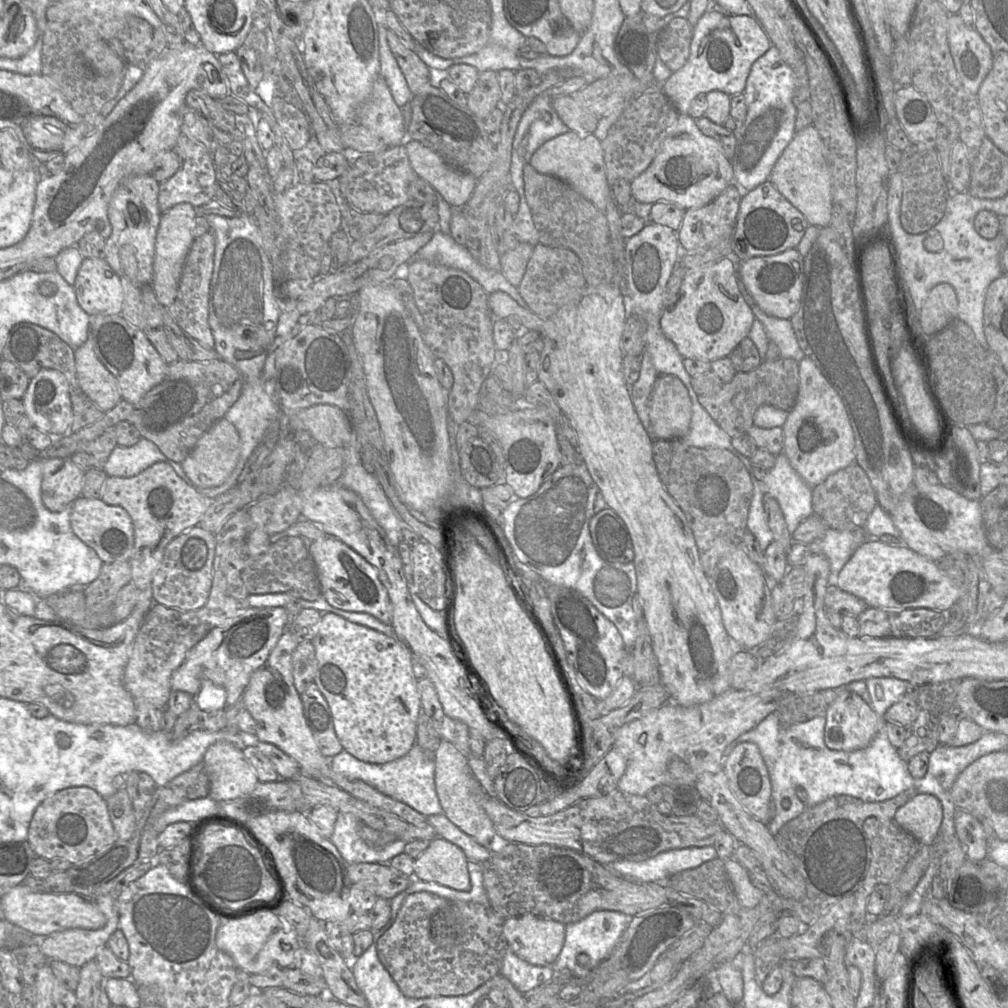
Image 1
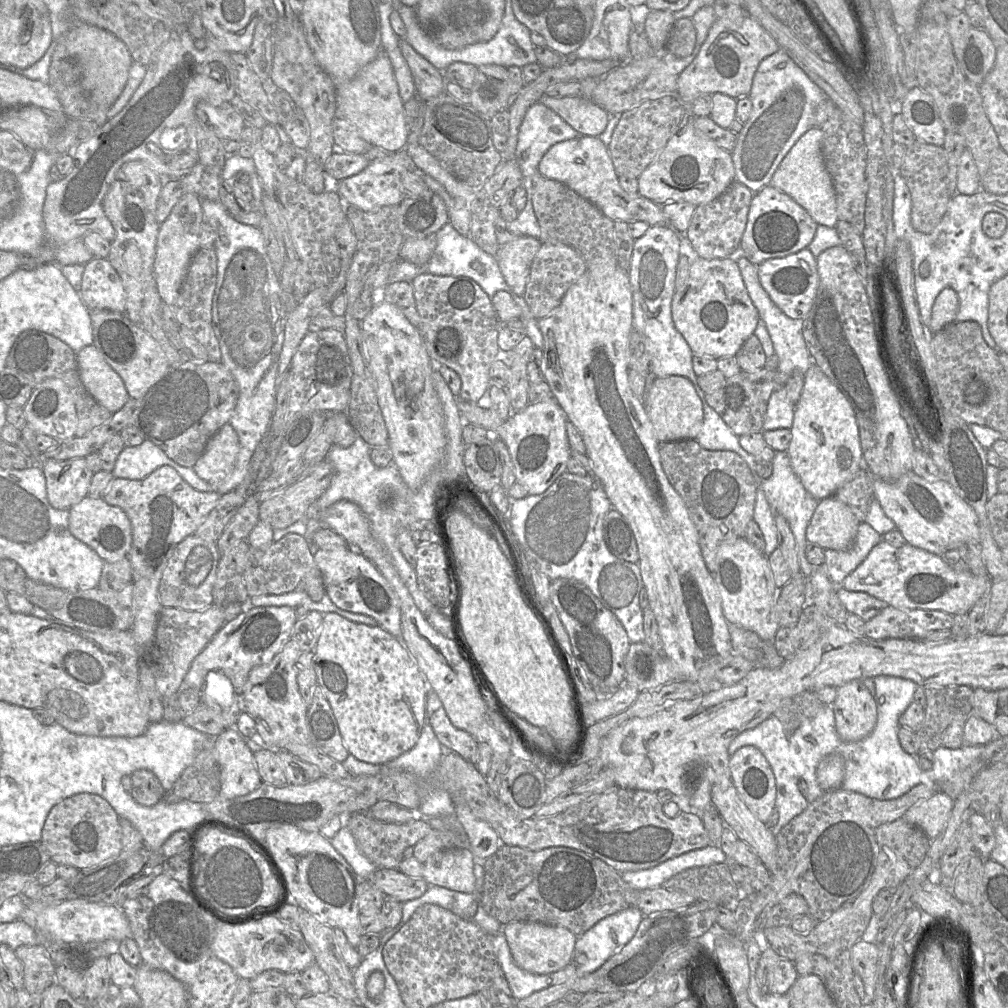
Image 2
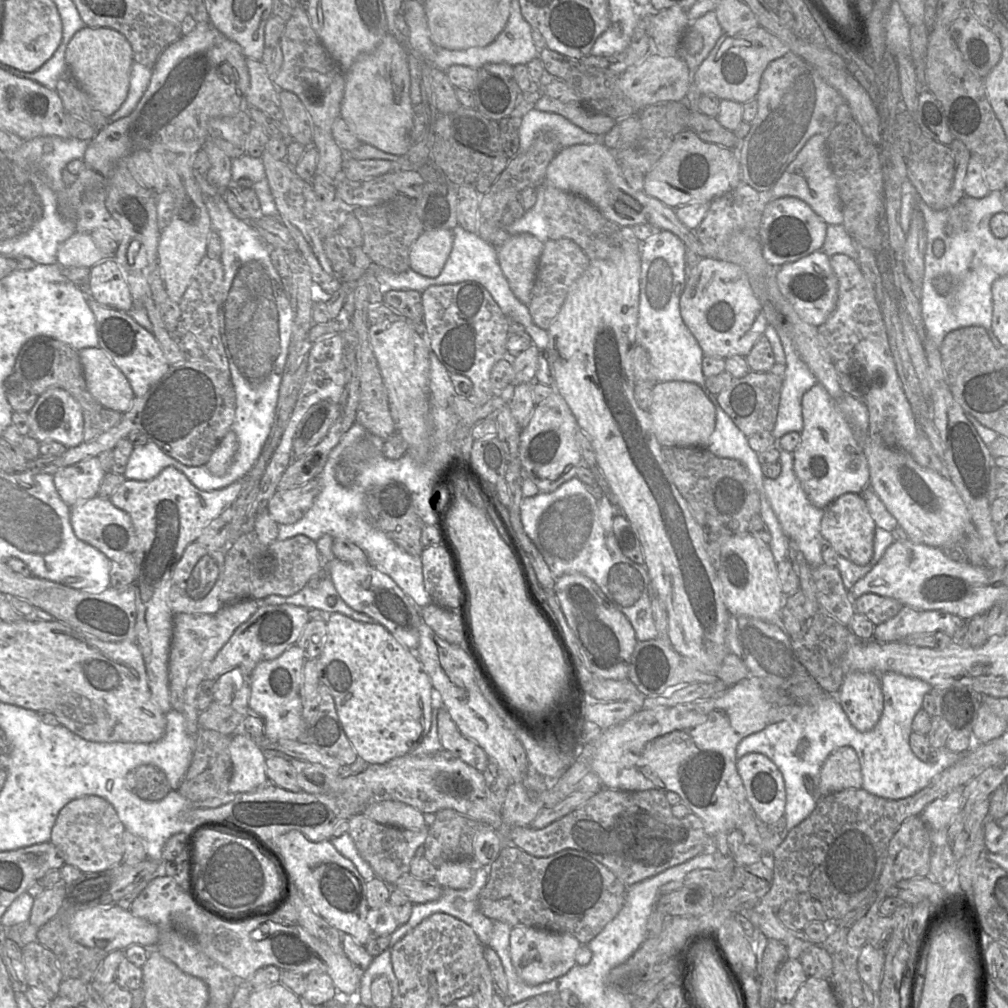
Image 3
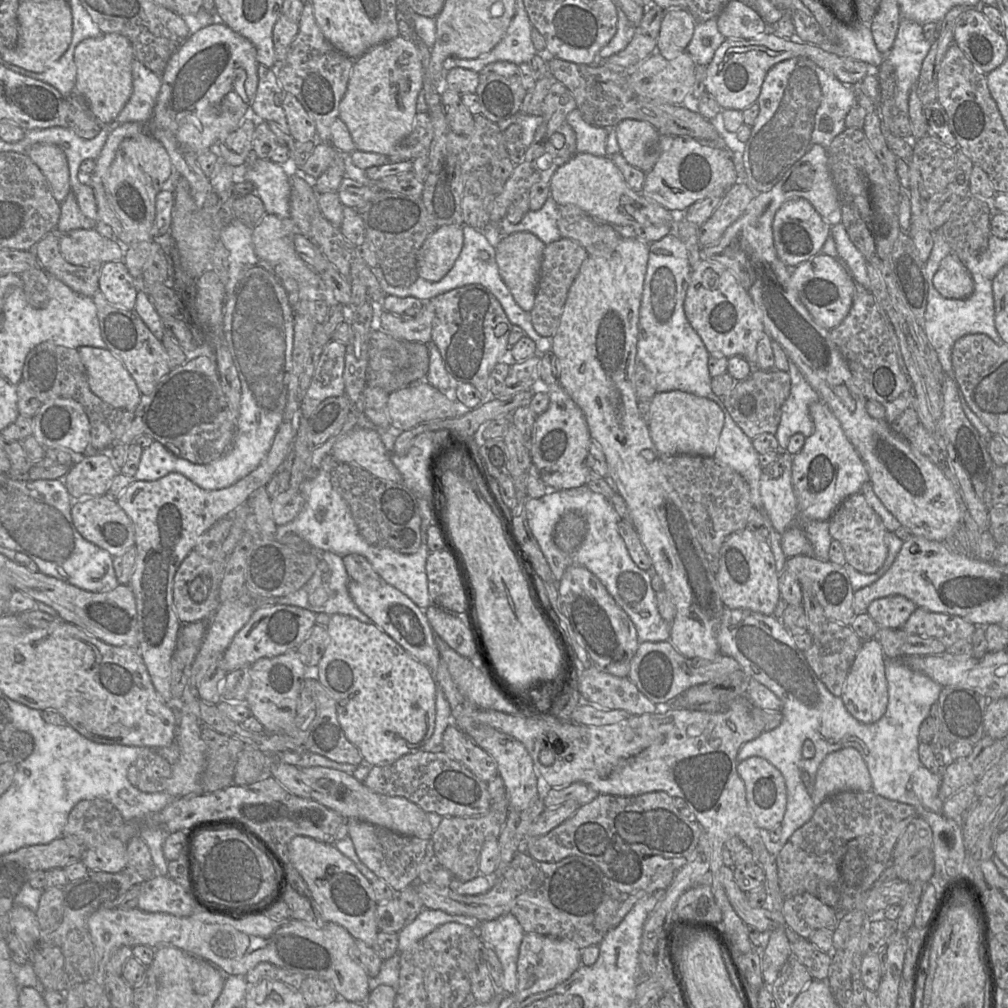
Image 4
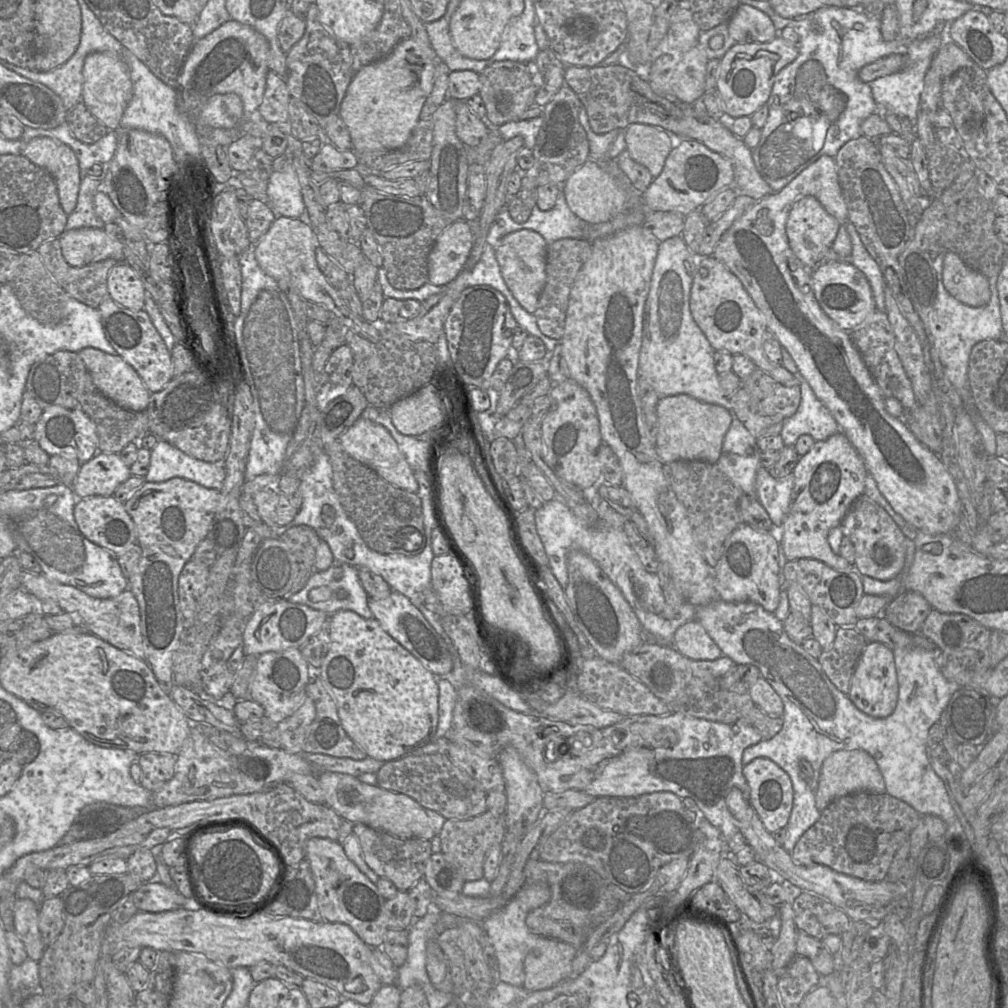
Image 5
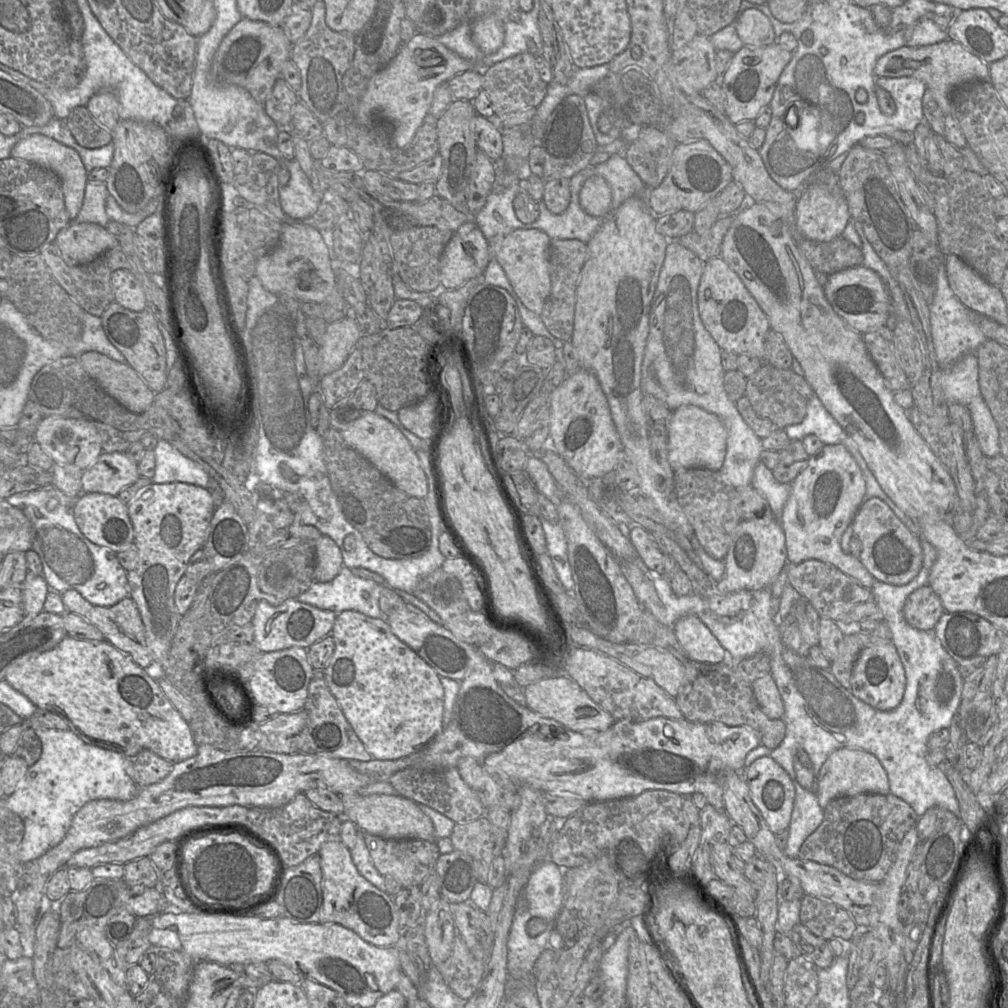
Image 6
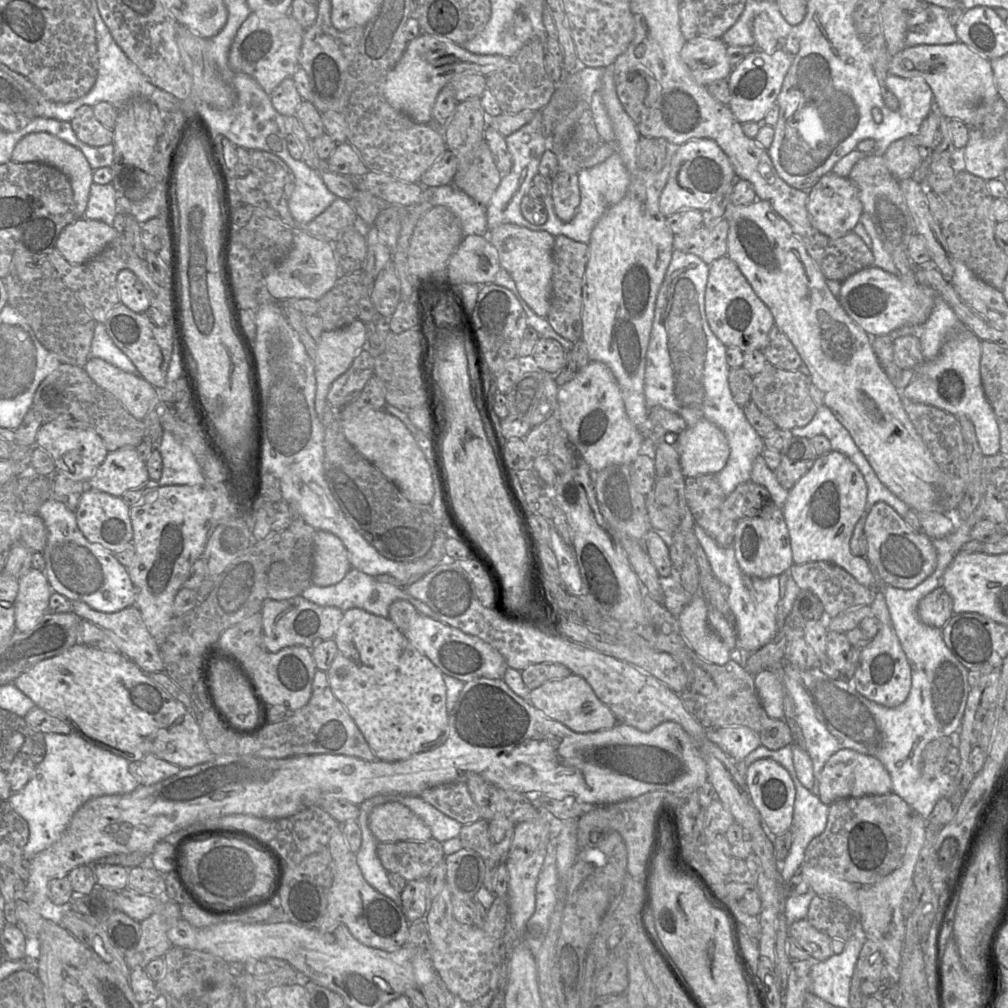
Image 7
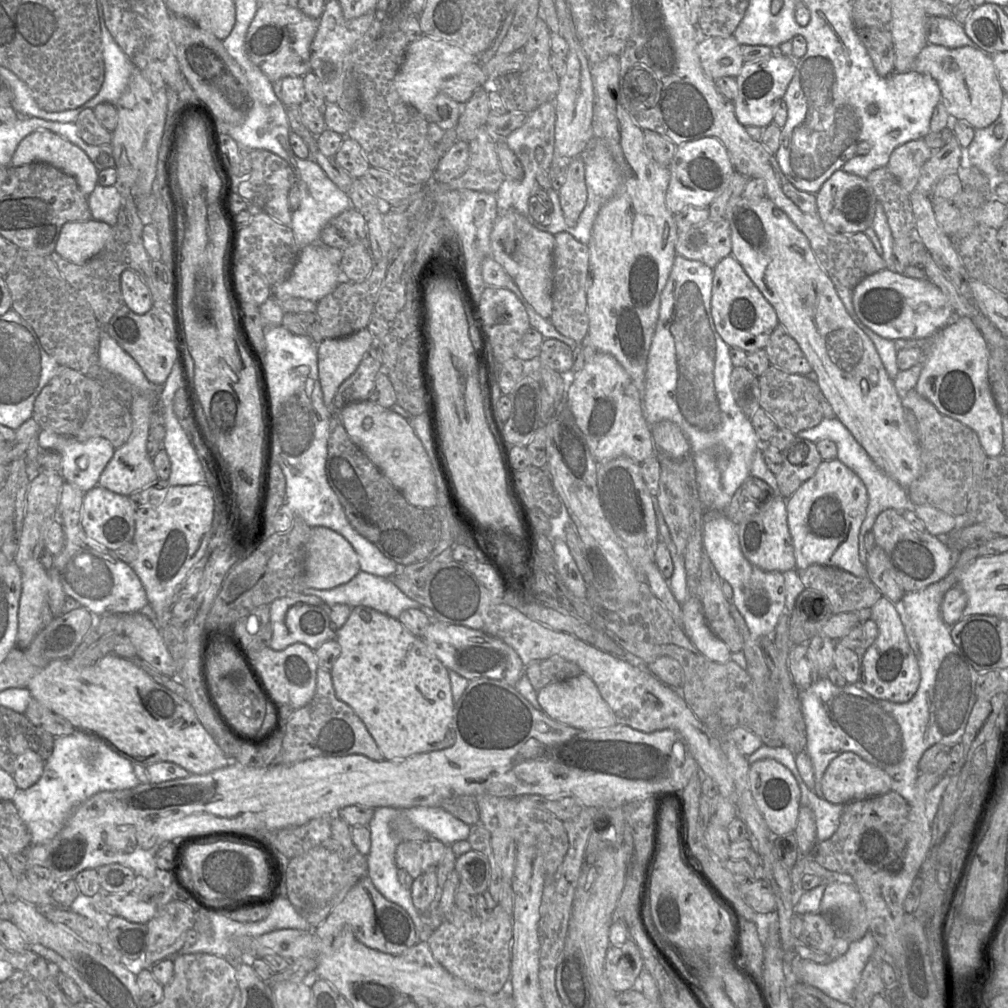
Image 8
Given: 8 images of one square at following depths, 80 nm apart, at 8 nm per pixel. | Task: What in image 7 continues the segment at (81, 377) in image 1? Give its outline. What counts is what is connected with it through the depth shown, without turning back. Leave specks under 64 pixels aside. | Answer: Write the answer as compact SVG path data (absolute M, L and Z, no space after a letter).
M90 357L84 368L137 419L145 419L159 400L159 390L139 374L125 372L97 357Z

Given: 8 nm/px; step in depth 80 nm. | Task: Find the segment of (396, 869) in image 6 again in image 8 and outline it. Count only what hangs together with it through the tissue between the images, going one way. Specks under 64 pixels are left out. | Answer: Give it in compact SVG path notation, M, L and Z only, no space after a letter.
M433 838L426 841L401 842L395 852L396 866L416 879L429 868L437 867L445 847L445 844Z

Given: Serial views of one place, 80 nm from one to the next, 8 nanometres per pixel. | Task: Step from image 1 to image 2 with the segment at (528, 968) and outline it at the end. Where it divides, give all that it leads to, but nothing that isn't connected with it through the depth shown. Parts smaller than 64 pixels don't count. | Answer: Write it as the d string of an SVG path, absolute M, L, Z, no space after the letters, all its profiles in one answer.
M502 930L494 935L493 944L501 969L516 1001L527 998L539 990L561 984L571 979L571 976L579 970L579 967L571 962L565 968L550 974L531 973L516 964Z

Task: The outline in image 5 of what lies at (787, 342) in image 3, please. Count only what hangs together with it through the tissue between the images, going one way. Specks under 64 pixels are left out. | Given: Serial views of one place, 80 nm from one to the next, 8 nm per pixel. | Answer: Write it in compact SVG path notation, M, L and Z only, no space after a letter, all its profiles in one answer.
M800 377L801 402L794 415L784 419L780 432L782 440L786 446L793 446L797 439L804 434L808 434L815 441L823 441L830 436L841 431L837 421L832 416L826 406L816 397L808 382Z

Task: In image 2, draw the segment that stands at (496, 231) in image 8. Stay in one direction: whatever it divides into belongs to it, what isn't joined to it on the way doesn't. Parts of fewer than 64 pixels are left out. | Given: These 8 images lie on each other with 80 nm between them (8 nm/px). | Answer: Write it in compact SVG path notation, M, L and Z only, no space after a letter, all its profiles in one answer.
M521 236L499 247L497 261L505 281L519 296L524 296L532 261L542 243L539 239Z

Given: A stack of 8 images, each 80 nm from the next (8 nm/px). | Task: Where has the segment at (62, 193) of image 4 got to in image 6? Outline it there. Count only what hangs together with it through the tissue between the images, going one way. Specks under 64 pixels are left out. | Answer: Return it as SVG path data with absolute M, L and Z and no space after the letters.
M35 134L20 140L12 149L11 156L44 166L56 173L62 182L65 207L68 216L74 220L81 210L86 184L89 181L79 153L66 145L42 134Z

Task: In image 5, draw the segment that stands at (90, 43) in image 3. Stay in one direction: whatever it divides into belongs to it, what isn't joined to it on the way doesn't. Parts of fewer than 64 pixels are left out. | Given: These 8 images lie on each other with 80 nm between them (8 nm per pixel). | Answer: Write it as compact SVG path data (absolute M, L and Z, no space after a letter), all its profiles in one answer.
M110 51L92 52L84 60L82 76L82 102L108 130L121 130L121 118L133 95L133 83L125 60Z

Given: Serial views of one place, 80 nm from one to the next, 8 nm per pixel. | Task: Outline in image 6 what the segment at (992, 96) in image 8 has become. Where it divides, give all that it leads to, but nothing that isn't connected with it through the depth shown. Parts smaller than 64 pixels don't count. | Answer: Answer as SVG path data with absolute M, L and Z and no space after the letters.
M950 39L933 45L920 47L901 47L883 55L875 64L875 77L917 78L931 90L939 107L946 115L953 115L951 100L955 88L973 81L990 81L990 65L968 51L959 42Z

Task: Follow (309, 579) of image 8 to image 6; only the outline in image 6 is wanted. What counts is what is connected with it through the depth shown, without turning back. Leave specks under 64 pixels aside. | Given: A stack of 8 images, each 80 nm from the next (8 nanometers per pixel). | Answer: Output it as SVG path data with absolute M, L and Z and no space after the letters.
M321 535L315 548L314 581L333 580L343 566L342 554L337 544L329 536Z

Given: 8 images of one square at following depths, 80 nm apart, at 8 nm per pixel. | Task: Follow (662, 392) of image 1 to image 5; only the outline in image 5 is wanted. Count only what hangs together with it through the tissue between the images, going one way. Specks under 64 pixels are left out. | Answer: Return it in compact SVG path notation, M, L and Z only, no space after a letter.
M676 394L661 397L656 413L656 448L663 464L680 460L717 464L724 436L731 424L730 414L724 407L699 401L687 394Z

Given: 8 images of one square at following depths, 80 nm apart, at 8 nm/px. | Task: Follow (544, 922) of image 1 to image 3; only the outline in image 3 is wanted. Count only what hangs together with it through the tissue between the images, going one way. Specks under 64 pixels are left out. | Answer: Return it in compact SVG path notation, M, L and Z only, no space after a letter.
M514 926L510 933L510 954L513 965L521 980L529 985L542 984L566 974L577 964L576 953L580 946L581 943L570 934L535 927Z

